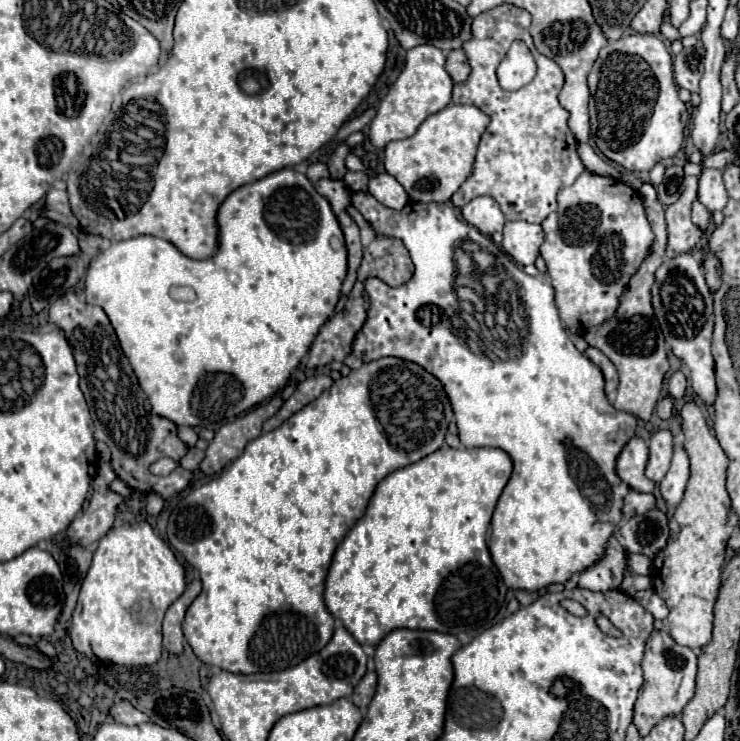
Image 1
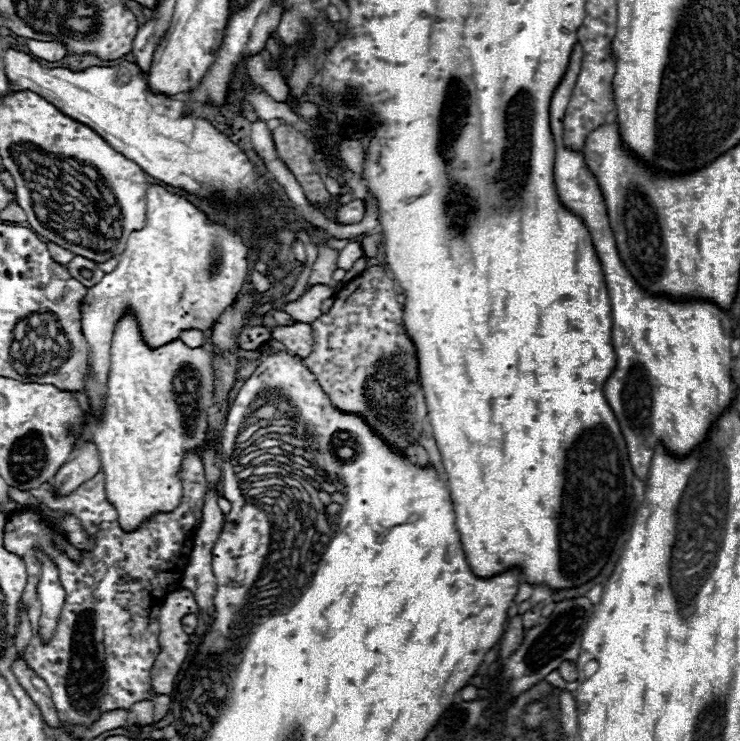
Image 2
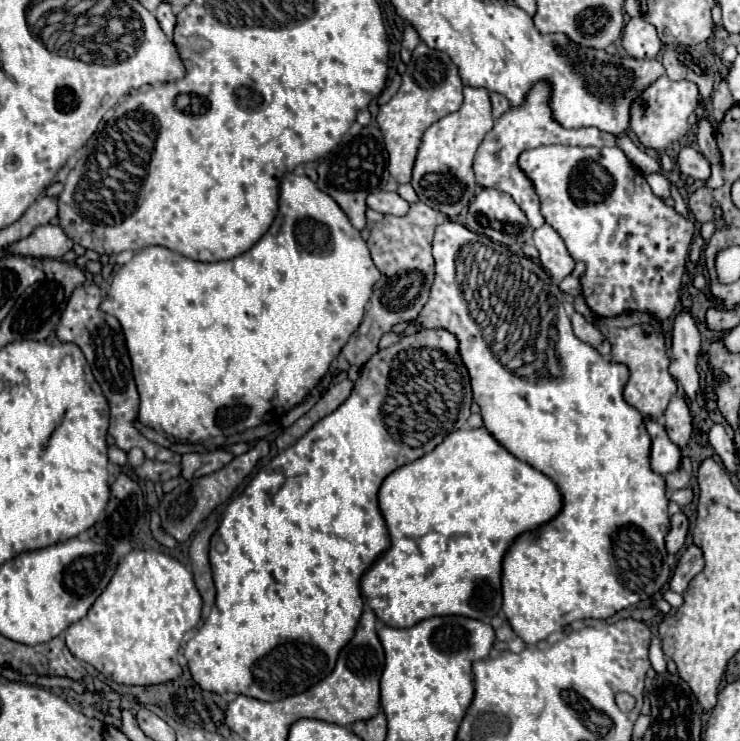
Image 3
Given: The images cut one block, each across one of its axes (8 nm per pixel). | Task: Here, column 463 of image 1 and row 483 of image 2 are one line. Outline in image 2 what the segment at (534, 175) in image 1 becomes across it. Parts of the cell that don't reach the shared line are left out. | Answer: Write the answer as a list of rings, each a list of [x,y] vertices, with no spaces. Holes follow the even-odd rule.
[[[198,454],[186,456],[180,476],[184,480],[182,504],[168,514],[156,516],[152,522],[134,532],[124,532],[120,528],[118,512],[114,512],[114,506],[106,500],[102,472],[80,484],[70,496],[64,498],[56,498],[50,484],[30,490],[30,494],[52,510],[74,514],[84,530],[96,536],[96,548],[92,552],[82,552],[82,564],[74,564],[50,544],[48,530],[56,528],[52,528],[52,524],[36,508],[28,508],[22,514],[12,514],[6,520],[4,548],[24,558],[28,573],[21,603],[27,608],[34,638],[30,638],[24,658],[28,666],[48,684],[54,708],[60,720],[66,724],[92,724],[106,710],[128,710],[132,704],[152,698],[150,668],[160,650],[158,612],[168,594],[166,586],[178,584],[184,566],[188,564],[188,554],[202,522],[204,496],[208,490]],[[34,548],[52,558],[66,590],[66,604],[60,614],[56,636],[46,646],[40,642],[38,634],[40,608],[37,586],[42,574],[42,562],[36,560]],[[108,658],[110,666],[106,664]],[[124,662],[134,662],[134,672],[132,666]]]

